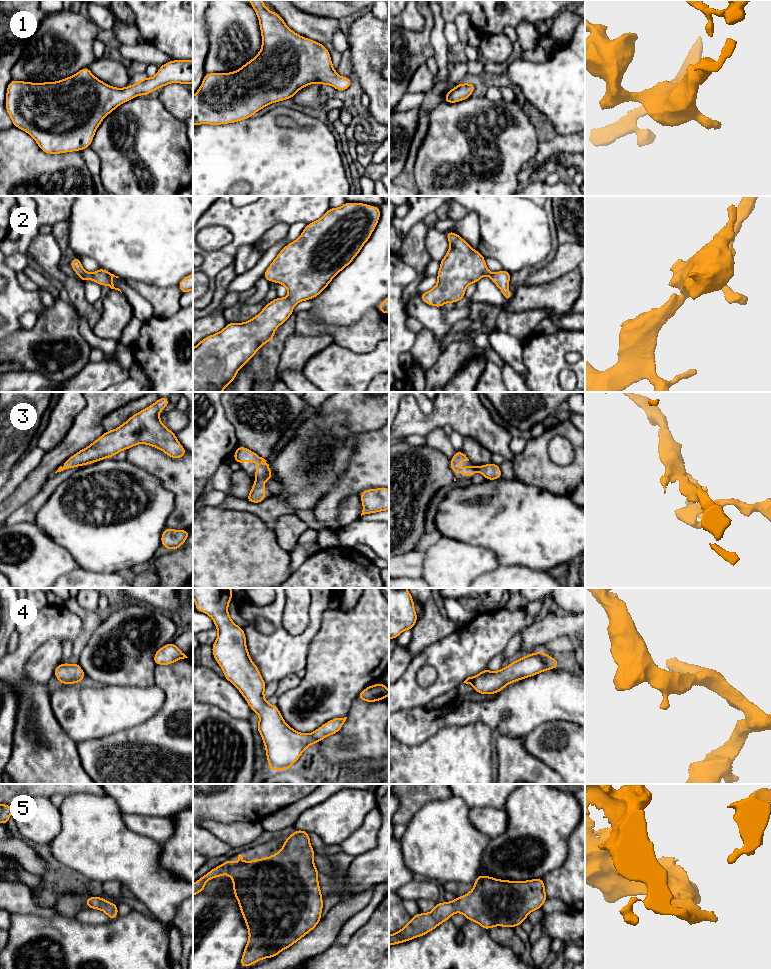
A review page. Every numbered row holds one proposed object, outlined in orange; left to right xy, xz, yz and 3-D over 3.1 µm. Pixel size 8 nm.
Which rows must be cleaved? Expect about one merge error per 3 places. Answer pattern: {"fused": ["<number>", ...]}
{"fused": []}

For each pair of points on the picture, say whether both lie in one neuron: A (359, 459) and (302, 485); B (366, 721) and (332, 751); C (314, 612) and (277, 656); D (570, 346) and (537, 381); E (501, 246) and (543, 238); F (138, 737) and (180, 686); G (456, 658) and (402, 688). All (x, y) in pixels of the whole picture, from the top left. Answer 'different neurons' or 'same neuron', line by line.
A: different neurons
B: same neuron
C: same neuron
D: same neuron
E: same neuron
F: same neuron
G: same neuron

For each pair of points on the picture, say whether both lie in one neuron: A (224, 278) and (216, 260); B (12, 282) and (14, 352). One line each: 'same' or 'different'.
A: different
B: different

